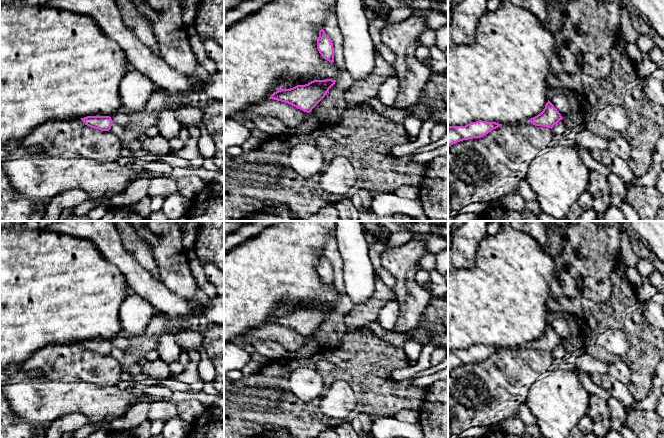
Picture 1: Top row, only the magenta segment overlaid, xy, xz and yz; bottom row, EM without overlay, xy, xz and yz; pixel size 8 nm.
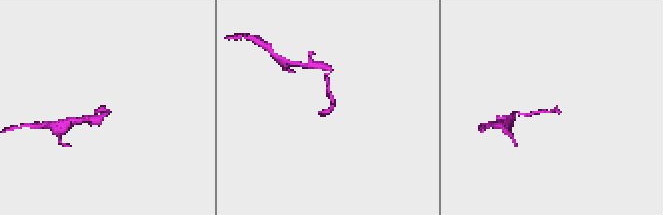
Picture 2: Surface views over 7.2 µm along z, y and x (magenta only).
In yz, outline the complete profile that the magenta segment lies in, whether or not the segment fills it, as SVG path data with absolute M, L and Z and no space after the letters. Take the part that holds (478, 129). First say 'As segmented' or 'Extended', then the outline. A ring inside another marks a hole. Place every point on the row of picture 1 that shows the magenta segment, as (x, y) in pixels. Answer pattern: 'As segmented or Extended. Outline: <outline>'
As segmented. Outline: M482 120L469 123L465 126L448 126L448 146L463 140L481 138L500 126L502 124Z

